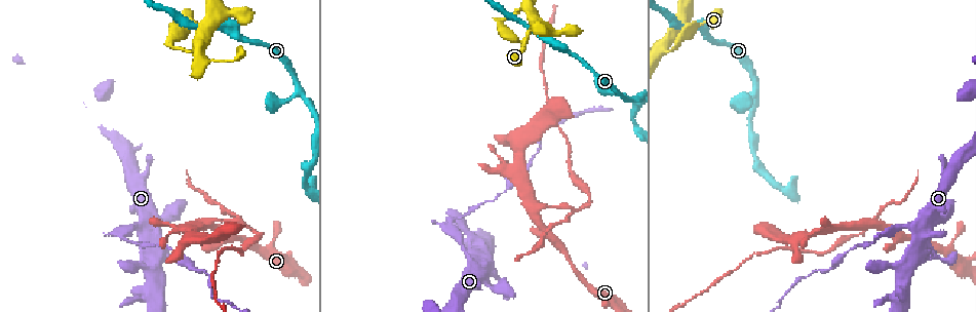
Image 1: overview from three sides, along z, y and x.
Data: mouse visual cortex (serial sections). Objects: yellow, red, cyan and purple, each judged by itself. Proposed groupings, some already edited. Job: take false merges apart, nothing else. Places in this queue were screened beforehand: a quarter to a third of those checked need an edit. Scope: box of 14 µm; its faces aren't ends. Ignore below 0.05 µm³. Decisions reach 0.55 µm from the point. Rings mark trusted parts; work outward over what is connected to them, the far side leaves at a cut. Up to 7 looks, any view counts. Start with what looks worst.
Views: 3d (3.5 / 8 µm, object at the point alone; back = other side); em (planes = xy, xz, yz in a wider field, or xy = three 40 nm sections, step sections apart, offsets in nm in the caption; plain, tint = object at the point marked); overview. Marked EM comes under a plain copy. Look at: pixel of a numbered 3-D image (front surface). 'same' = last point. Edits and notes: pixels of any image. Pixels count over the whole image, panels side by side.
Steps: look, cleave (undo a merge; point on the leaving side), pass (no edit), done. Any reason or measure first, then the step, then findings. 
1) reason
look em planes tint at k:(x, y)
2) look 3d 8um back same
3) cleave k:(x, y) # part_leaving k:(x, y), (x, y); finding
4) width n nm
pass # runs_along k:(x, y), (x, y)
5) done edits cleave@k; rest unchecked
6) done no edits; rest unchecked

a fork
look 3d 3.5um at 1:(244, 223)

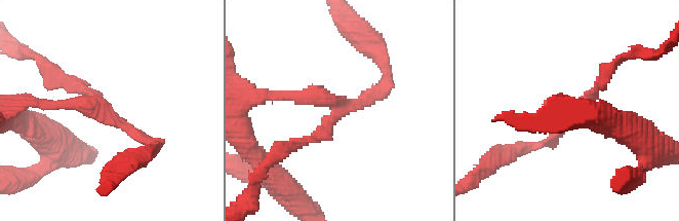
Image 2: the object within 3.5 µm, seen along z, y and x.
arms 3; arm_widths 150, 150, 150 nm
look em planes tint at 2:(106, 111)

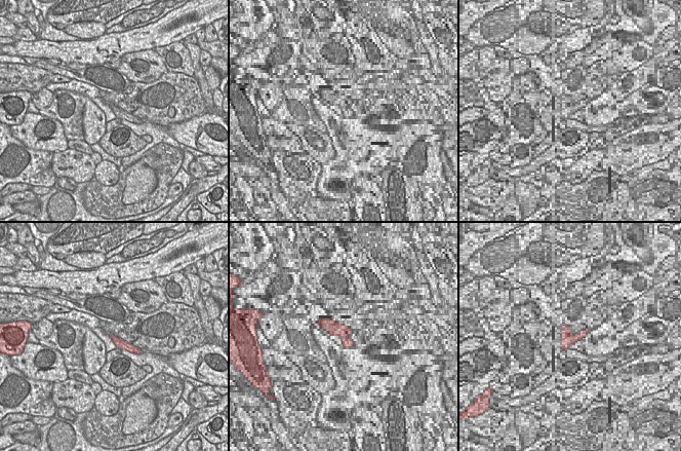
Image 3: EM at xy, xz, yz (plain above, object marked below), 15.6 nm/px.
cleave 2:(144, 139) # part_leaving 2:(112, 120), (156, 145), (144, 154); a second cell is stuck on

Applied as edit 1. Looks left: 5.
sharp bend
look 3d 3.5um at 1:(122, 233)

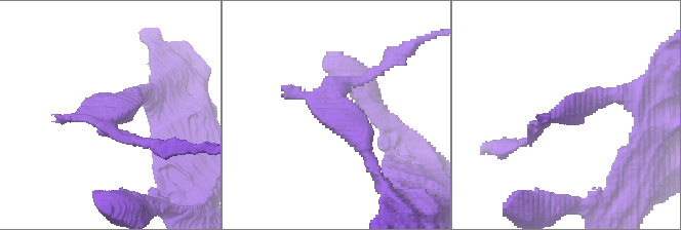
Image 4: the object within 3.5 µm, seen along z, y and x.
look em xy step 2 tint at 4:(560, 113)

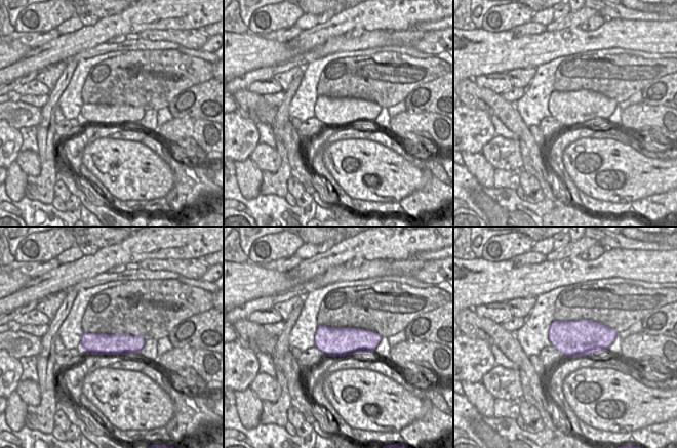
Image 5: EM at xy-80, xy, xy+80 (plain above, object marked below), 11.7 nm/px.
cleave 4:(134, 142) # part_leaving 4:(336, 92), (415, 43); two cells meet here

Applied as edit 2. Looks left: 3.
four arms meet
look em xy step 5 tint at 1:(208, 22)

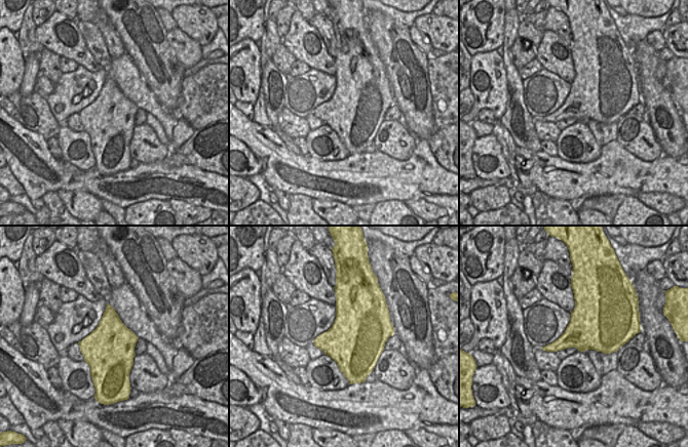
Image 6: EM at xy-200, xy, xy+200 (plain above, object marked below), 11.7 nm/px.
look 3d 3.5um same

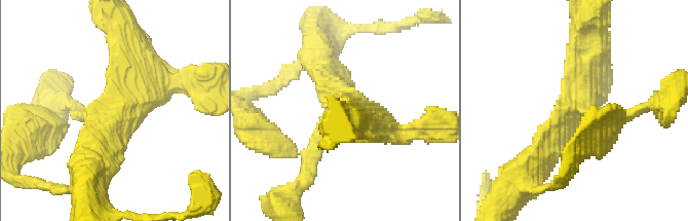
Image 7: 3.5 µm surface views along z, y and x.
width 650 nm
pass # runs_along 7:(627, 115), (572, 108), (536, 162); one cell here

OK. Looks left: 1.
done edits cleave@2, cleave@4; rest unchecked

